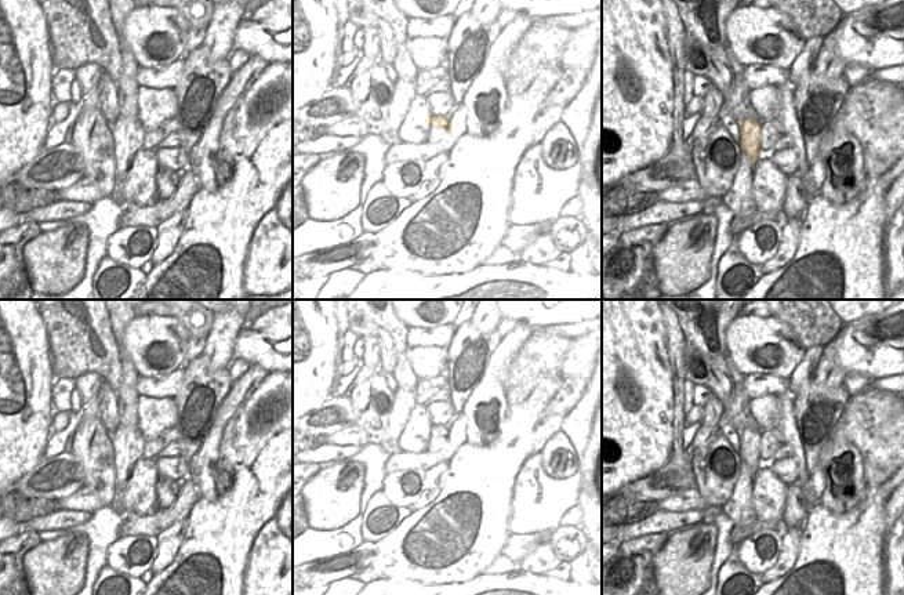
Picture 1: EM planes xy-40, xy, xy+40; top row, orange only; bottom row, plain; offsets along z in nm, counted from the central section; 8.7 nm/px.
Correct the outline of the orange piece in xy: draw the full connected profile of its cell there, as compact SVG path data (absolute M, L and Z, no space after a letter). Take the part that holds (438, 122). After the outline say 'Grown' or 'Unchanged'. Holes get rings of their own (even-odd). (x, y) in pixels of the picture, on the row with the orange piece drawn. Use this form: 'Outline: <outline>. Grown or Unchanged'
Outline: M432 116L425 119L425 123L435 128L450 130L453 137L453 123L447 116Z. Unchanged.

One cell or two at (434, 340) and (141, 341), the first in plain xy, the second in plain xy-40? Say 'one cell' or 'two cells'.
one cell

